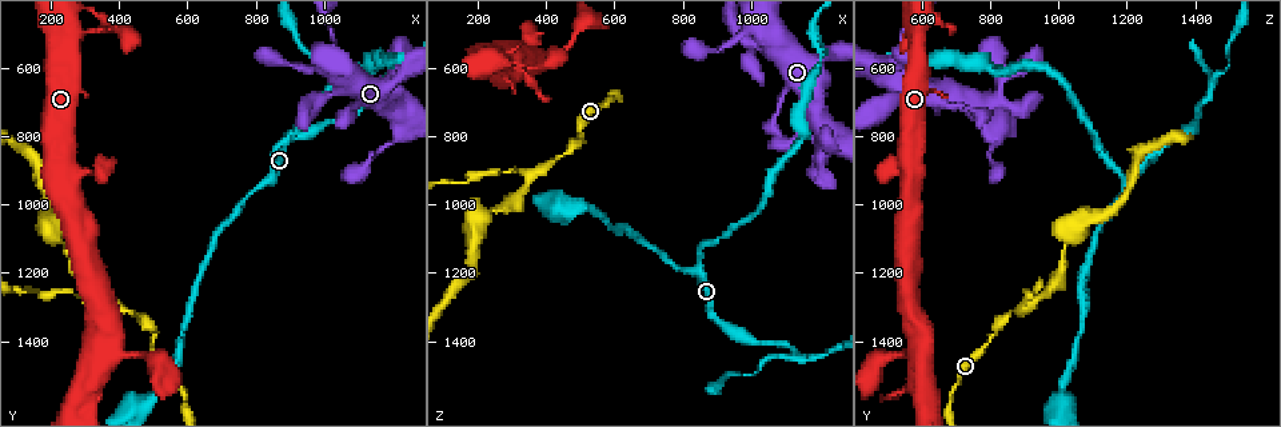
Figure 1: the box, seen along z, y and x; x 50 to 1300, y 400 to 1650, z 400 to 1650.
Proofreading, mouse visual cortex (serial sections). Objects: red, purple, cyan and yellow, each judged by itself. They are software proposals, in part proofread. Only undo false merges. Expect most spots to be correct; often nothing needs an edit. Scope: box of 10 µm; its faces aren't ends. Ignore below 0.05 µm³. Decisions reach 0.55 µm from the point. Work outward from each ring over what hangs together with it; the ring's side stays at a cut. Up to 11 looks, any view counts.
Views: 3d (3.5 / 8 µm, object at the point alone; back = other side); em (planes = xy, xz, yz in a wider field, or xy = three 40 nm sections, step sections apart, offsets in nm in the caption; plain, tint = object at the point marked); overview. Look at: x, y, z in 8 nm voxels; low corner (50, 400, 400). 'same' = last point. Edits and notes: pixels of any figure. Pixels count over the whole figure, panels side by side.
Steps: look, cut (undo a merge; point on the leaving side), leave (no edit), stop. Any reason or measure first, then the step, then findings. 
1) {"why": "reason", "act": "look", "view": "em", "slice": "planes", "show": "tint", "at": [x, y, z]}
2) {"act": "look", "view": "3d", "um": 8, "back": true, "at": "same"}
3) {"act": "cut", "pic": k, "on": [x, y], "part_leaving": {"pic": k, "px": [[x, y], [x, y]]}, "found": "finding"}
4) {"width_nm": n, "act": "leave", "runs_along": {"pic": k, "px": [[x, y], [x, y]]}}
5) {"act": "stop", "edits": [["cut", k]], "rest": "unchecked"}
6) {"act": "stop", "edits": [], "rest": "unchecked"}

{"why": "side arm on a straight run", "act": "look", "view": "3d", "um": 3.5, "at": [210, 530, 590]}

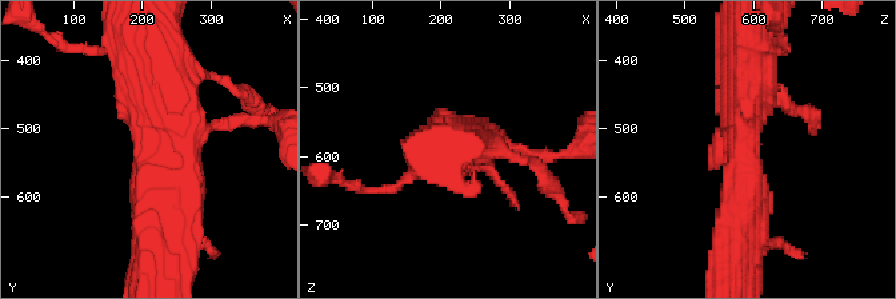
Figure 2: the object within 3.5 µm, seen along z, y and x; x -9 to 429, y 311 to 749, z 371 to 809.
{"why": "shape alone is not enough", "act": "look", "view": "em", "slice": "xy", "step": 3, "show": "tint", "at": [215, 530, 590]}

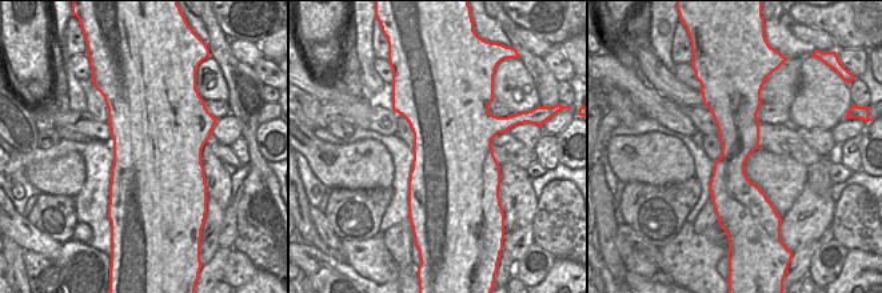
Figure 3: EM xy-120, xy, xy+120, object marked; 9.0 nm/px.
{"arms": 3, "act": "leave", "runs_along": {"pic": 3, "px": [[729, 93], [734, 188], [745, 205]]}, "found": "continuous, no second cell"}

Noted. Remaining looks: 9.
{"why": "sharp bend", "act": "look", "view": "3d", "um": 3.5, "at": [1140, 670, 1450]}

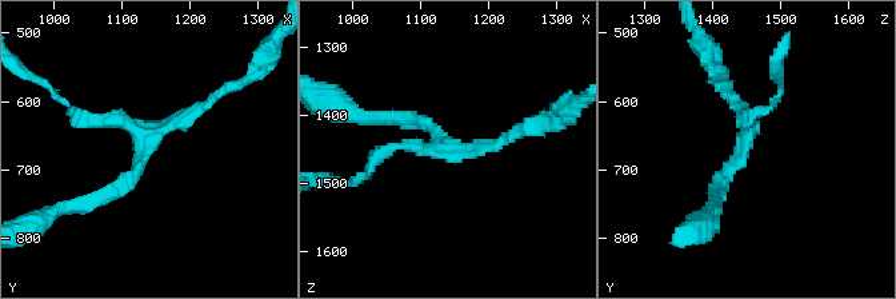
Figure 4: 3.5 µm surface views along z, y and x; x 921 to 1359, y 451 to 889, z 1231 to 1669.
{"act": "leave", "found": "continuous, no second cell"}

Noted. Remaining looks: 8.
{"act": "look", "view": "3d", "um": 3.5, "at": [1050, 580, 520]}

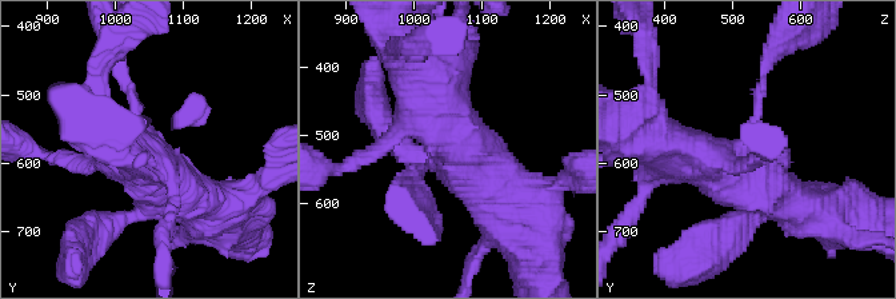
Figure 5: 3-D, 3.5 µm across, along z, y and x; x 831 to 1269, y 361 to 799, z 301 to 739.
{"act": "look", "view": "em", "slice": "xy", "step": 5, "show": "tint", "at": [1040, 585, 520]}

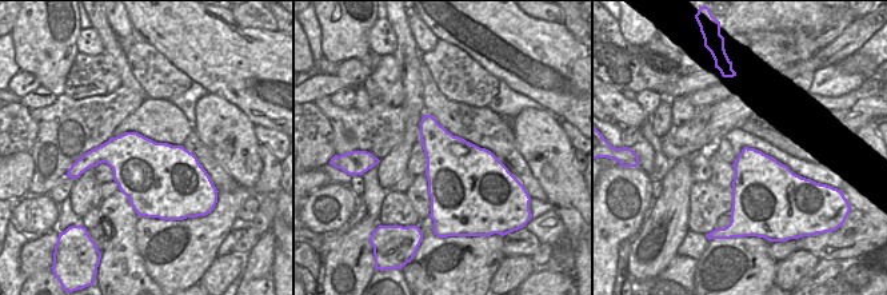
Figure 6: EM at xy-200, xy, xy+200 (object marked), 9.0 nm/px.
{"act": "leave", "runs_along": {"pic": 5, "px": [[504, 212], [431, 116], [386, 140]]}, "found": "continuous, no second cell"}

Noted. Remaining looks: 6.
{"why": "thick turns thin", "act": "look", "view": "3d", "um": 3.5, "at": [350, 1290, 920]}

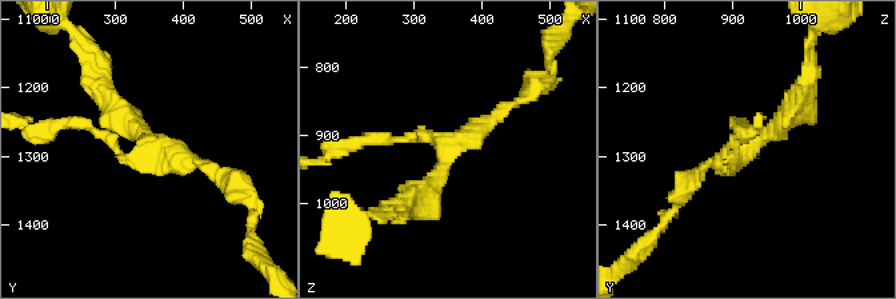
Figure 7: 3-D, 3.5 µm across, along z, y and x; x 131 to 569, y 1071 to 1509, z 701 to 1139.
{"why": "need the tissue", "act": "look", "view": "em", "slice": "xy", "step": 5, "show": "tint", "at": [350, 1285, 920]}

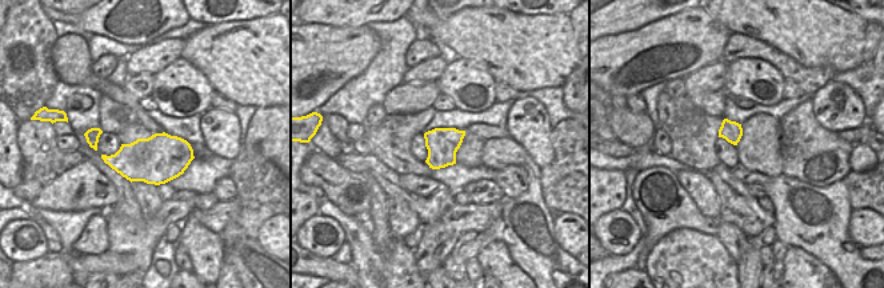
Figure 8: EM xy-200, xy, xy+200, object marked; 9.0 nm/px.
{"arm_widths_nm": [100, 150, 250], "act": "leave", "found": "continuous, no second cell"}

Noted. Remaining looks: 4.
{"act": "stop", "edits": [], "rest": "unchecked"}

